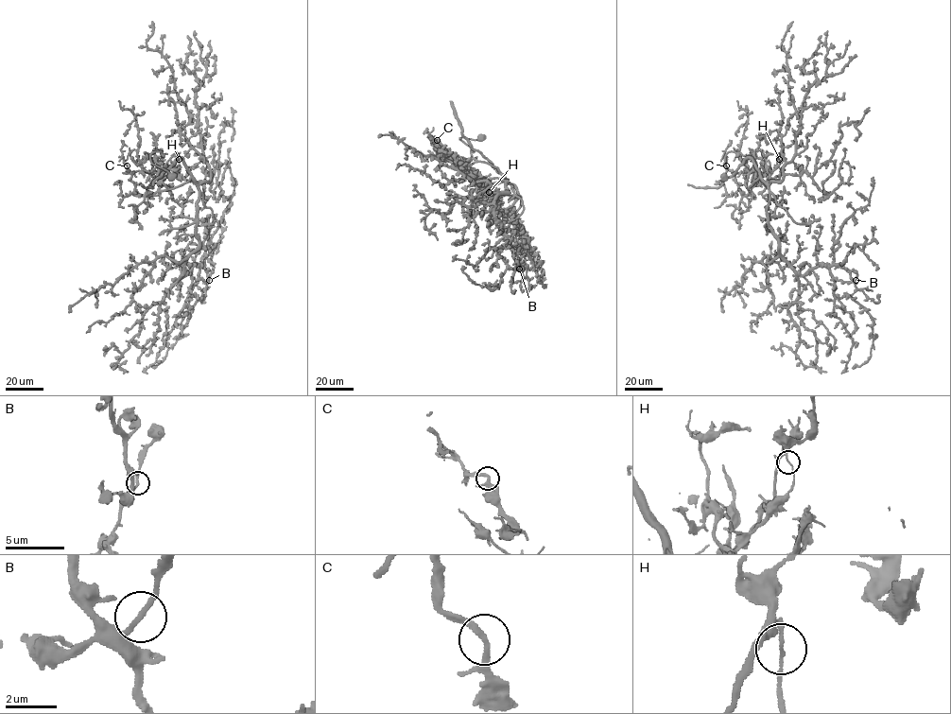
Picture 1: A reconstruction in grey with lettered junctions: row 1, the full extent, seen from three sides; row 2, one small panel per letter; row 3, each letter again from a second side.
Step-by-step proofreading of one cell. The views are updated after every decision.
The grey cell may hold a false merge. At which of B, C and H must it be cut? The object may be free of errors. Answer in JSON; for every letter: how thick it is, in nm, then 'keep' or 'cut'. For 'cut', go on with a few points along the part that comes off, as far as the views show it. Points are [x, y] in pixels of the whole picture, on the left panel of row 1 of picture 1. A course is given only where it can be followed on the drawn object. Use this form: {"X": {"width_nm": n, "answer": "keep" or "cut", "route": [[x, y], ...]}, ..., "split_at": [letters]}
{"B": {"width_nm": 190, "answer": "keep"}, "C": {"width_nm": 240, "answer": "keep"}, "H": {"width_nm": 110, "answer": "cut", "route": [[179, 159], [179, 167], [167, 176], [153, 170], [153, 161], [162, 152], [154, 151], [149, 157], [172, 180]]}, "split_at": ["H"]}

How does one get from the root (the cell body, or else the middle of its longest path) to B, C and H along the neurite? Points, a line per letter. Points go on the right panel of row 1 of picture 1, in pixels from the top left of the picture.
B: (723, 178), (729, 151), (752, 156), (769, 174), (781, 255), (802, 275), (839, 265), (855, 280)
C: (723, 178), (725, 156), (734, 151), (753, 158), (755, 184), (745, 195), (726, 165)
H: (723, 178), (726, 172), (724, 158), (729, 151), (752, 156), (753, 168), (763, 176), (775, 168), (779, 159)

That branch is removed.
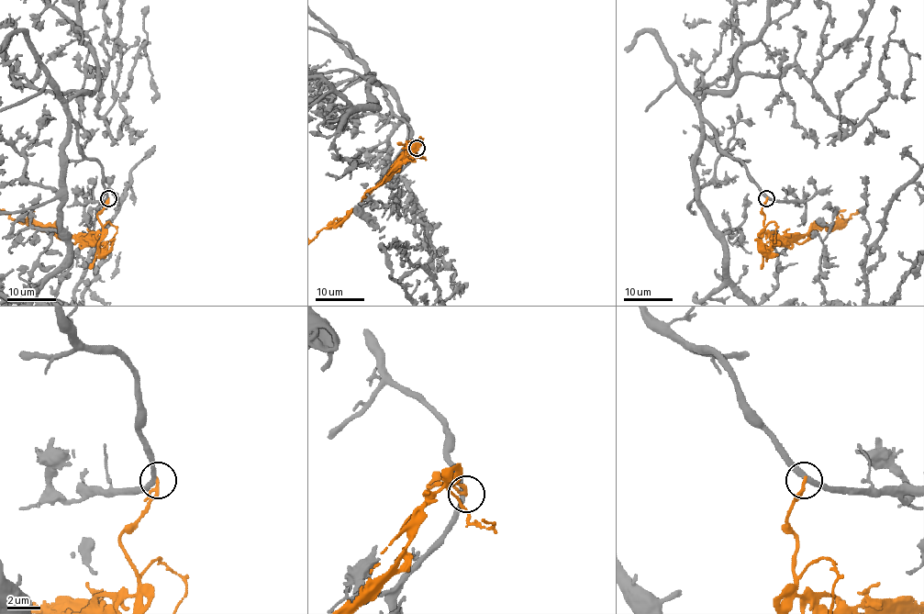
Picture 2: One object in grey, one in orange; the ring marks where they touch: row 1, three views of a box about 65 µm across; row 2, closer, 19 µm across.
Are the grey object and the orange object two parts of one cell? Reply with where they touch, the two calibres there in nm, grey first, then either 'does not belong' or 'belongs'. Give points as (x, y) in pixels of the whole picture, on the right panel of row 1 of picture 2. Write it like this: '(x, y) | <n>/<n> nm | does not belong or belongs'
(766, 198) | 320/200 nm | does not belong

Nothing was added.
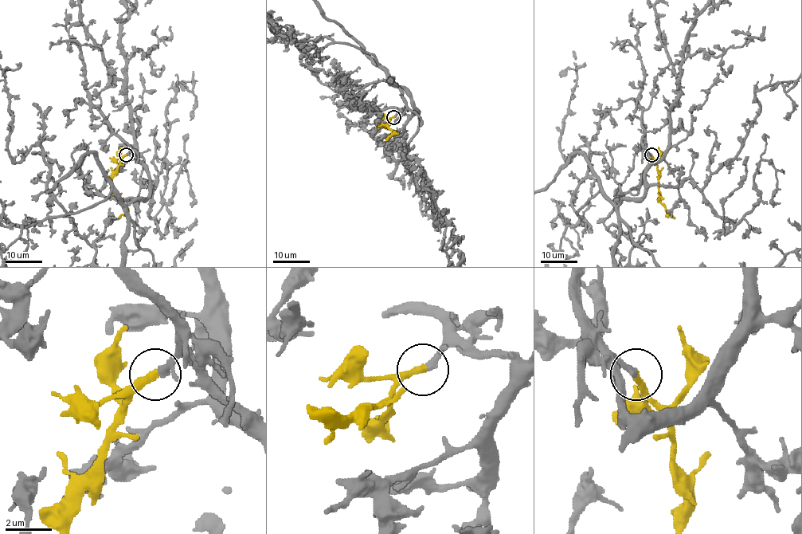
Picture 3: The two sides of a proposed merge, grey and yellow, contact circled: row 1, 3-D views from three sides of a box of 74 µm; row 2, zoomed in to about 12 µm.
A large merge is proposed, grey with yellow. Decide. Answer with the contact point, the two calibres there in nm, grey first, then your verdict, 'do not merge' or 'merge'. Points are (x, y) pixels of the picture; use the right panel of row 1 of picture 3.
place (651, 155); calibres 200 and 320 nm; merge

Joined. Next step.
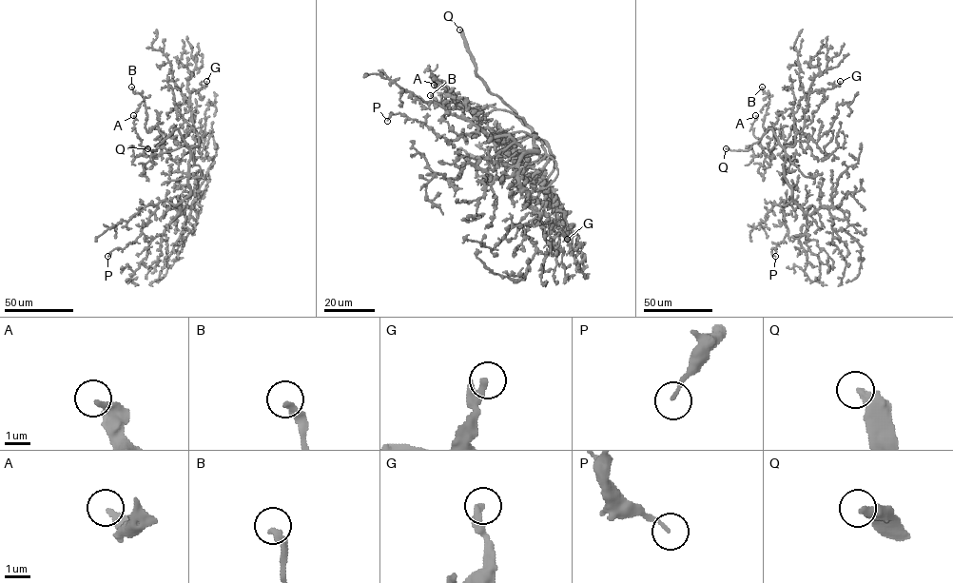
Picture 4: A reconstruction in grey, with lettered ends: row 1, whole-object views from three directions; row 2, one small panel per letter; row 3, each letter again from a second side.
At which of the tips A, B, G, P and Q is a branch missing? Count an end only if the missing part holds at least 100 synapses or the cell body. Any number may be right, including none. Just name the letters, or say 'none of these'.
Q

